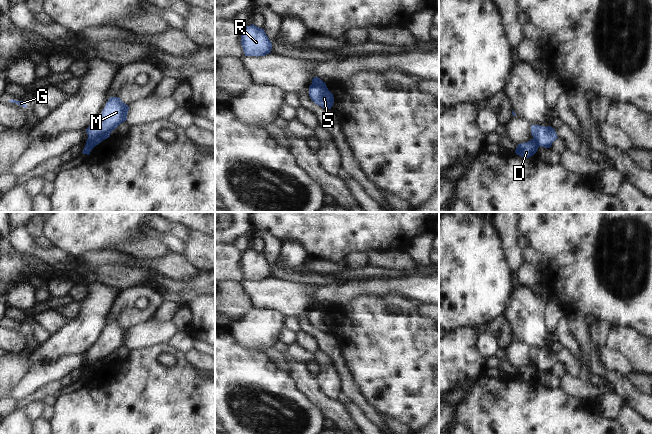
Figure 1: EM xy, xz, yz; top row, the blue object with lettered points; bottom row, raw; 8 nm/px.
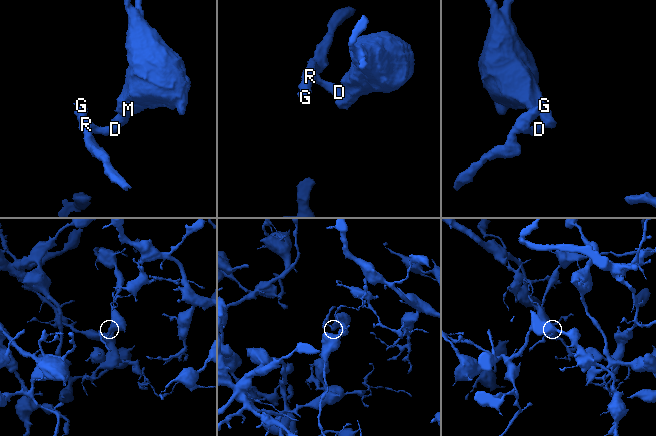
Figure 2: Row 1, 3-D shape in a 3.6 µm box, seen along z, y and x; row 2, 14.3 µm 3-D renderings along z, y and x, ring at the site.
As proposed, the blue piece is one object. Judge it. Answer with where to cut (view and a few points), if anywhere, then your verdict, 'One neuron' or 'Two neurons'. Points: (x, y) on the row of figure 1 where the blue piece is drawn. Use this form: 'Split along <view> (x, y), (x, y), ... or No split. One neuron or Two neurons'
Split along xz (322, 81), (311, 84). Two neurons

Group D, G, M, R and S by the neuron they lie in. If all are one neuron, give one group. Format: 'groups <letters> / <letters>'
groups D G R / M S

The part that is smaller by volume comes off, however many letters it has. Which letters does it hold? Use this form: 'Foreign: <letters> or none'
Foreign: D, G, R

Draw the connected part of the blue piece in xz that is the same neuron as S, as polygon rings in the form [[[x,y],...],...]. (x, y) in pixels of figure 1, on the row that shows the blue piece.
[[[325,82],[309,86],[311,100],[322,108],[331,109],[334,103],[333,94],[328,90]]]

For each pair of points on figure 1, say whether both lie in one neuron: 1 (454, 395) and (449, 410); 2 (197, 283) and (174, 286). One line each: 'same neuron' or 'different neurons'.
1: same neuron
2: same neuron

